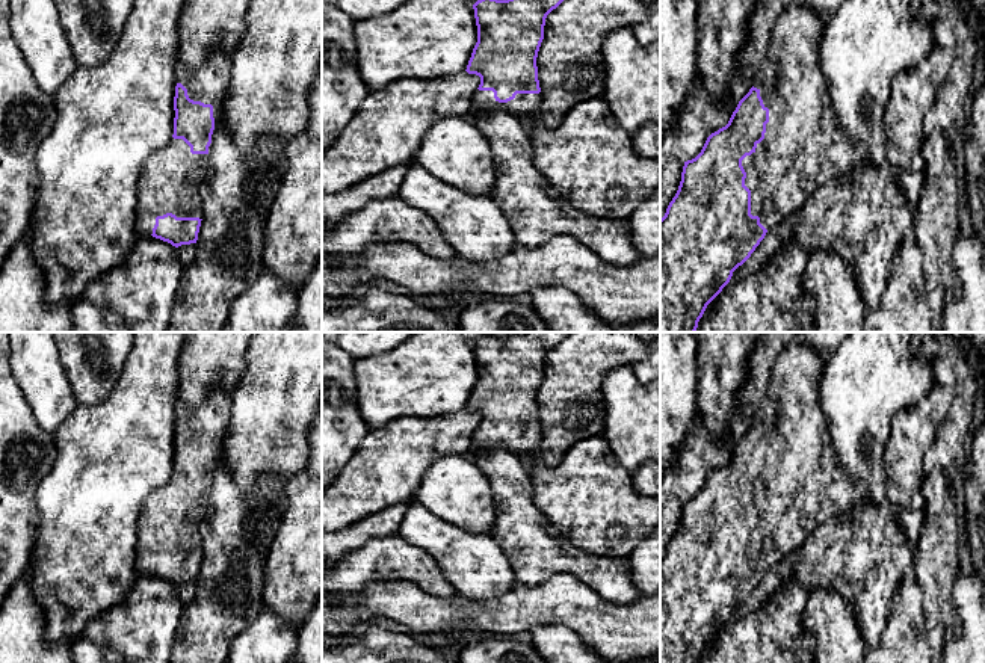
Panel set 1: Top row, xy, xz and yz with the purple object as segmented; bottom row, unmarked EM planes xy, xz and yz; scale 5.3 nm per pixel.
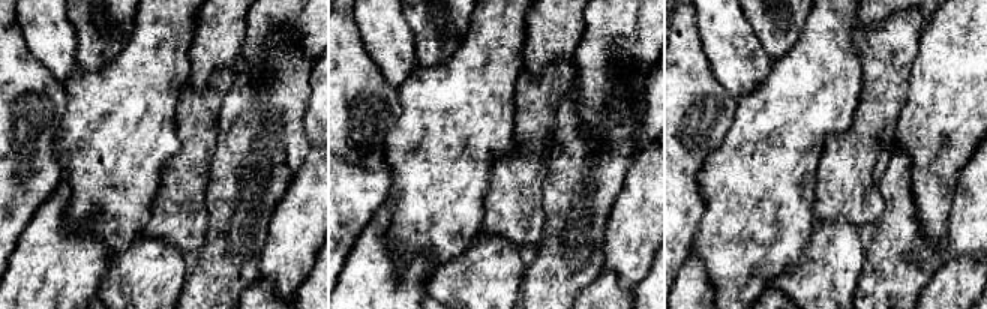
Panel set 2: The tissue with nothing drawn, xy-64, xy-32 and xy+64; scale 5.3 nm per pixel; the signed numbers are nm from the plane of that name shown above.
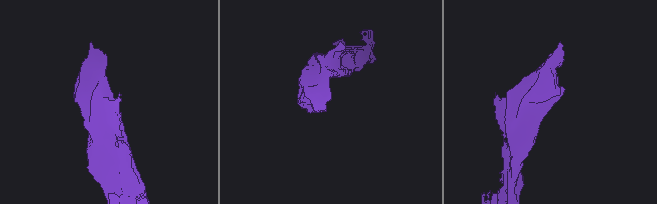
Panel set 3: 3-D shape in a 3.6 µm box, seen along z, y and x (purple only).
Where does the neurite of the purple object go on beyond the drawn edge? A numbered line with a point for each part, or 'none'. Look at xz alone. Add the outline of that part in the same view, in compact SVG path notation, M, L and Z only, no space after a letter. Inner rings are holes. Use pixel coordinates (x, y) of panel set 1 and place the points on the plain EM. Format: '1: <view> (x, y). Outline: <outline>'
1: xz (524, 443). Outline: M476 429L473 436L471 452L489 450L492 447L505 447L517 456L530 456L532 464L536 462L536 453L541 443L541 432L517 432L514 438L508 441L499 441L494 436L492 429ZM529 464L529 465L532 465Z

